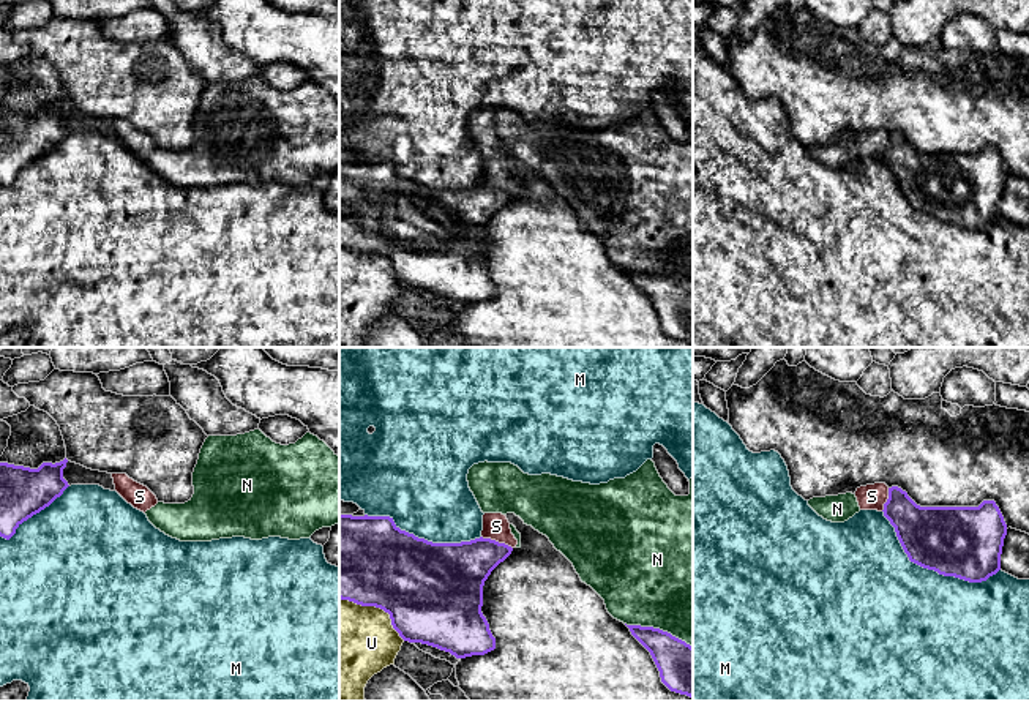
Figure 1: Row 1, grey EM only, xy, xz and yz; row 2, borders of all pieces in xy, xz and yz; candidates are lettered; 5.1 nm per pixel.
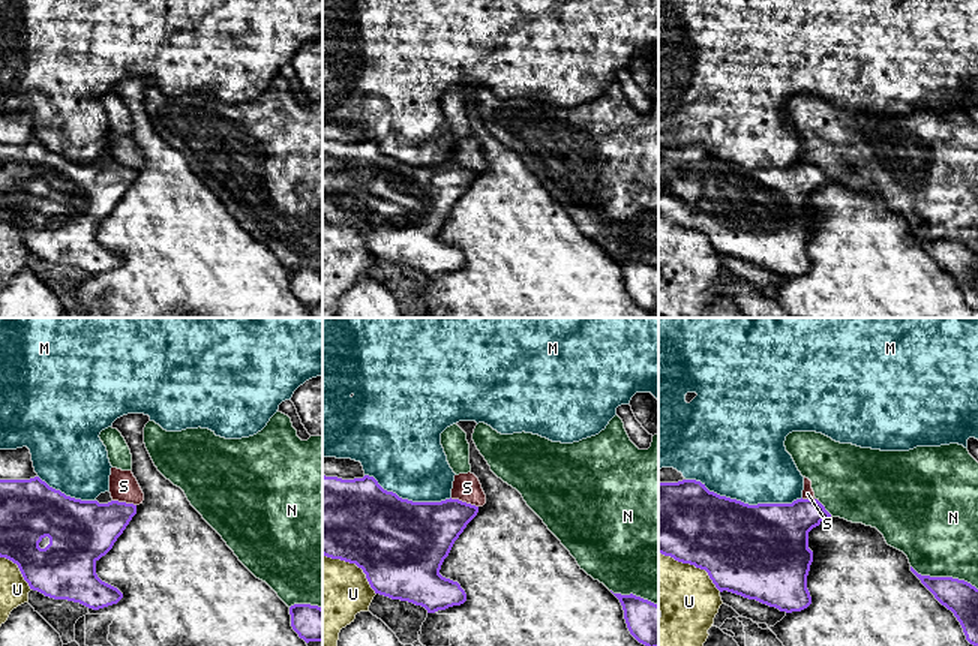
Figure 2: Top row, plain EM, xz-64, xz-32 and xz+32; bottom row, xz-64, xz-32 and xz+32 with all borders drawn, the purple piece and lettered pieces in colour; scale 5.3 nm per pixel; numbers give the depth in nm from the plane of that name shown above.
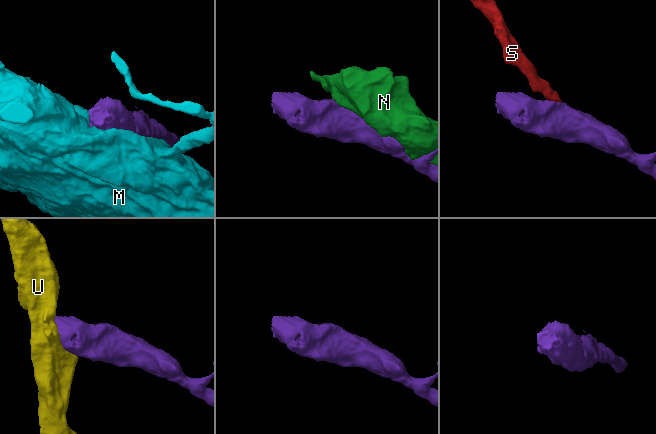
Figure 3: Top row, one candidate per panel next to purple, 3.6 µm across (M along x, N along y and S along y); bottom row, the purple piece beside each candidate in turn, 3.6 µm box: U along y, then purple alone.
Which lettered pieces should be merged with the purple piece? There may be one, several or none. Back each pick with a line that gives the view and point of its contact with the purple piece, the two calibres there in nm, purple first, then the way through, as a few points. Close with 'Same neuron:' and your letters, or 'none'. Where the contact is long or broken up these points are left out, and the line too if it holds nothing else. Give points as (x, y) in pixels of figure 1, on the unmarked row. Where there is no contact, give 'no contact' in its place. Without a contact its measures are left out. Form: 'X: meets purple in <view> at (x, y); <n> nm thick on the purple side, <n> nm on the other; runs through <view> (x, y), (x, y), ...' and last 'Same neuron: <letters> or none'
Same neuron: none

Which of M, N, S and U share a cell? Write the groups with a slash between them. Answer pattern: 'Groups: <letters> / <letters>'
Groups: M / N S / U

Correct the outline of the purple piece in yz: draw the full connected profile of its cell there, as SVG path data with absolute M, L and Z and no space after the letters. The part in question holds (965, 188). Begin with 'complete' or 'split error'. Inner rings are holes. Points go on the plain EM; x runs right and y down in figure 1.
complete | M898 133L889 134L884 163L895 174L909 207L944 223L982 229L1001 216L1007 171L994 147L978 153L920 153Z

